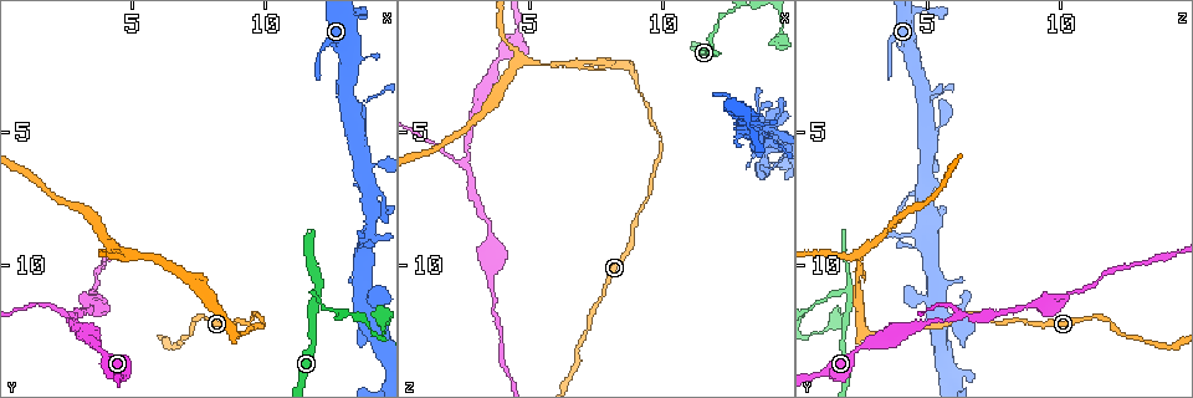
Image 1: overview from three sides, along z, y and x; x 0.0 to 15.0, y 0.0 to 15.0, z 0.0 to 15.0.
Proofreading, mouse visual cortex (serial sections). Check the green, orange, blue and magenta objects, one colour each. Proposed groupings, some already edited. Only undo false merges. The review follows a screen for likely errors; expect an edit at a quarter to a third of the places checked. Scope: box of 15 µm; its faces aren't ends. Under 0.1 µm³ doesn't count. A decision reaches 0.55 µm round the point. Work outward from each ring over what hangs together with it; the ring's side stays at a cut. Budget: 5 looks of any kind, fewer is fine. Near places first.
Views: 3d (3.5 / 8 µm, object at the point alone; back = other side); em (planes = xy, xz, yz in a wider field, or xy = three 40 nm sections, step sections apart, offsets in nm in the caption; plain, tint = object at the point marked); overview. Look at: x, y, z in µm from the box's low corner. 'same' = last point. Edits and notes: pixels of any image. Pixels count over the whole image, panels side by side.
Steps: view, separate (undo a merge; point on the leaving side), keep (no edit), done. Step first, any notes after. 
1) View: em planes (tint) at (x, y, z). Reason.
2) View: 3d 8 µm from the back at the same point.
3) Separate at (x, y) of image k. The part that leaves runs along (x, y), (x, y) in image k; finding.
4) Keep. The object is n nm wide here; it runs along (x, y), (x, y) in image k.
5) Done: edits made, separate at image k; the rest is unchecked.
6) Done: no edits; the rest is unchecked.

View: 3d 3.5 µm at (2.6, 11.9, 5.9). Sharp bend.

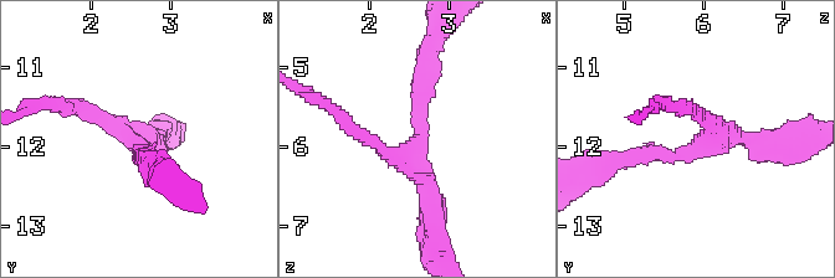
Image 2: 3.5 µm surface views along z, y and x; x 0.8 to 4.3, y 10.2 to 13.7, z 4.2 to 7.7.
View: em xy step 5 (tint) at (2.65, 12.00, 6.00). Now the EM.

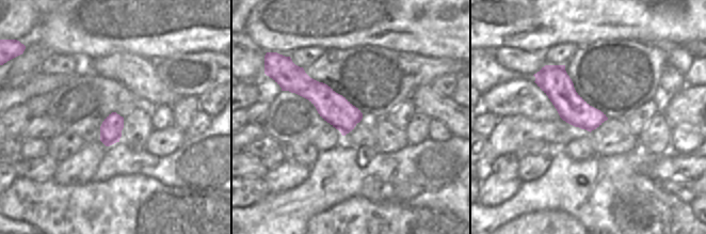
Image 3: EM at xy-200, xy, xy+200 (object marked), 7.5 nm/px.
Keep. The arms are 200, 250, 300 nm wide; it runs along (625, 160), (782, 140) in image 2; all the same cell.

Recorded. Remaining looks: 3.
View: em xy step 1 (tint) at (11.9, 11.0, 1.9). Branch point.

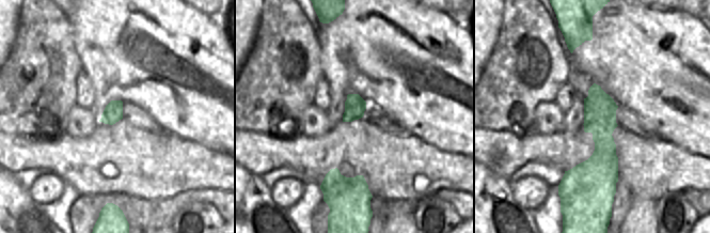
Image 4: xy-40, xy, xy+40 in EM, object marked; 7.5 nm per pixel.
View: 3d 3.5 µm at the same point.

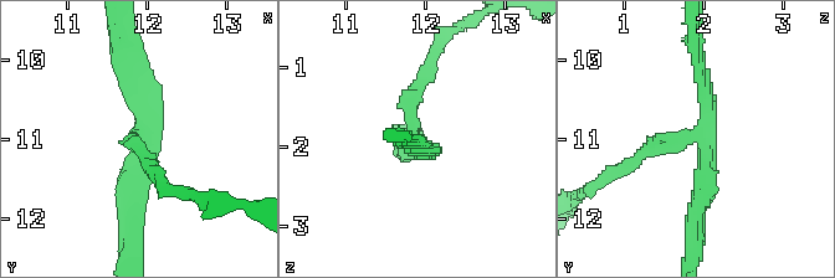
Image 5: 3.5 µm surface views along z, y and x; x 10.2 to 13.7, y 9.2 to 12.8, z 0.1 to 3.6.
Separate at (657, 144) of image 5. The arms are 200, 200, 250 nm wide; the part that leaves runs along (696, 135), (654, 144), (594, 185) in image 5; two cells meet here.

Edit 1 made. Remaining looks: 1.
Done: edits made, separate at image 5; the rest is unchecked.

